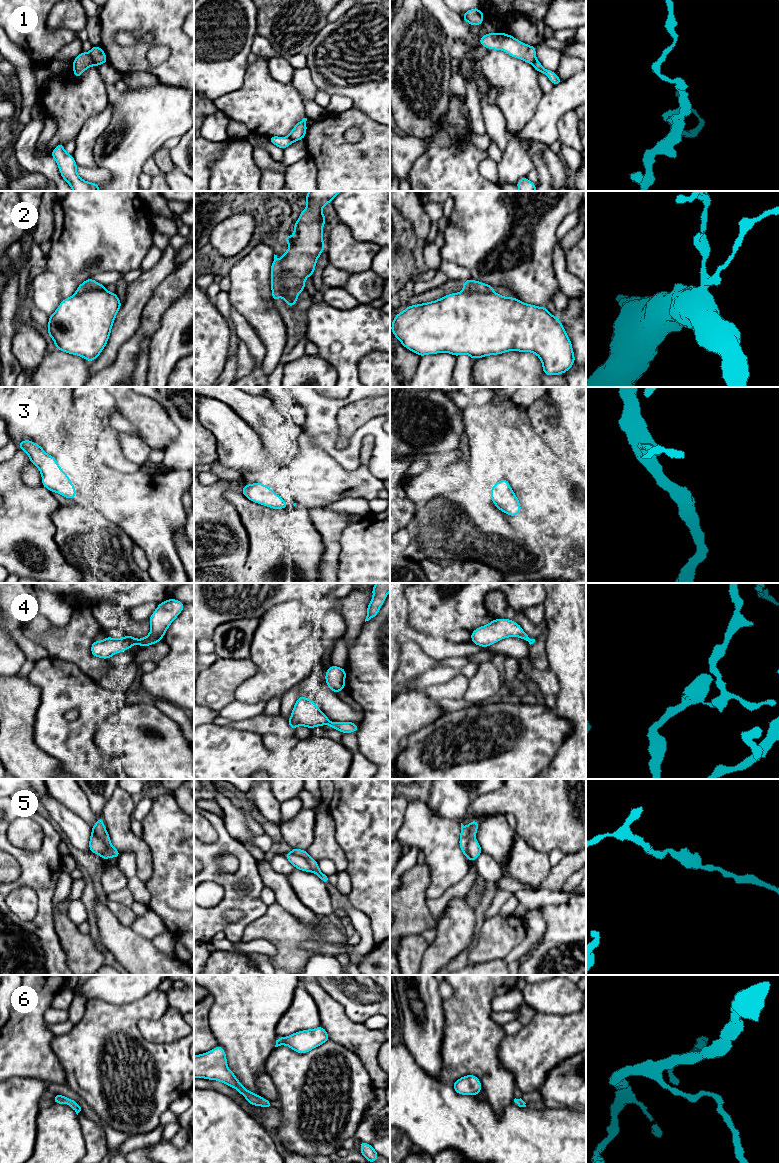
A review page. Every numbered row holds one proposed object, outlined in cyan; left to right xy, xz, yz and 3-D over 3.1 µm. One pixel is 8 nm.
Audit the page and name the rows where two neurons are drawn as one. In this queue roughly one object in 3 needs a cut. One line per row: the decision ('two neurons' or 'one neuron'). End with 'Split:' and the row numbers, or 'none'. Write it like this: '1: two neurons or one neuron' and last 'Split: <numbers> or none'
1: two neurons
2: two neurons
3: one neuron
4: two neurons
5: one neuron
6: one neuron
Split: 1, 2, 4

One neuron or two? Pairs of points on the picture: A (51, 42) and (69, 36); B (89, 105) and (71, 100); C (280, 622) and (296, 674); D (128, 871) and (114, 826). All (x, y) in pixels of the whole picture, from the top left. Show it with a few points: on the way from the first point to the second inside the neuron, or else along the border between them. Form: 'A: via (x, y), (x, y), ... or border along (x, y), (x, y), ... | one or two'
A: via (55, 39), (65, 36) | one
B: via (85, 101), (75, 100) | one
C: via (280, 635), (280, 648), (285, 653), (285, 661) | one
D: border along (121, 852), (131, 851), (134, 854), (136, 873) | two

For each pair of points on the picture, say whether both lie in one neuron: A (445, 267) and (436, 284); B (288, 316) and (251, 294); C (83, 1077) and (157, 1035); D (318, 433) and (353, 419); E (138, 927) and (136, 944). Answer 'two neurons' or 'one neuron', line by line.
A: two neurons
B: two neurons
C: two neurons
D: two neurons
E: two neurons

